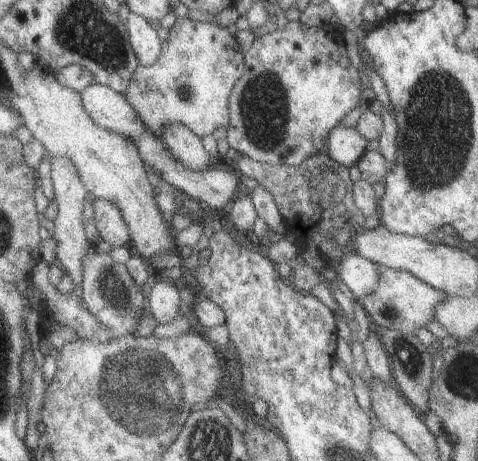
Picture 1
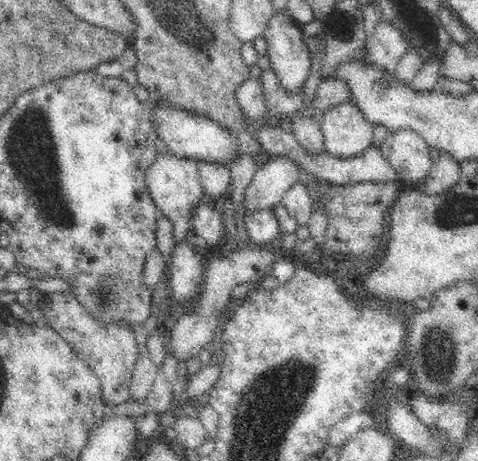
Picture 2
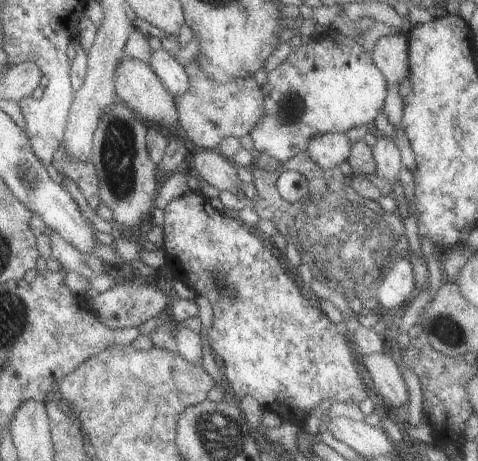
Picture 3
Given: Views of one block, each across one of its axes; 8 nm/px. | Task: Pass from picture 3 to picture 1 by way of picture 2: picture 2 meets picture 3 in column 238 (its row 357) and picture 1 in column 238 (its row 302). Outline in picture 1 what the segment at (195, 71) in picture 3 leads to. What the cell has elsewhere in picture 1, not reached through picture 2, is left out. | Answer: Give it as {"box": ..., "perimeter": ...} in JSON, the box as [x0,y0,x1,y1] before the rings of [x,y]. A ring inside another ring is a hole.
{"box":[123,18,243,138],"perimeter":[[[177,18],[157,62],[147,68],[137,66],[123,96],[135,108],[141,124],[155,136],[167,124],[183,124],[199,138],[205,138],[229,124],[229,94],[243,74],[243,60],[243,52],[227,28]]]}

